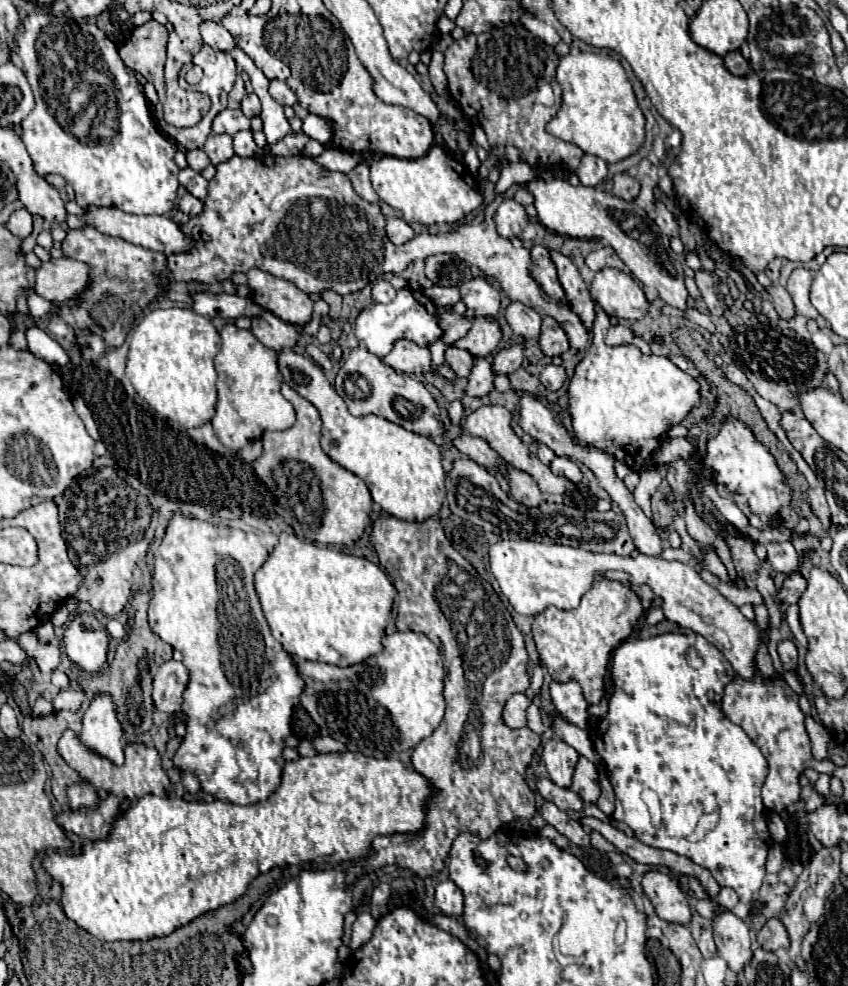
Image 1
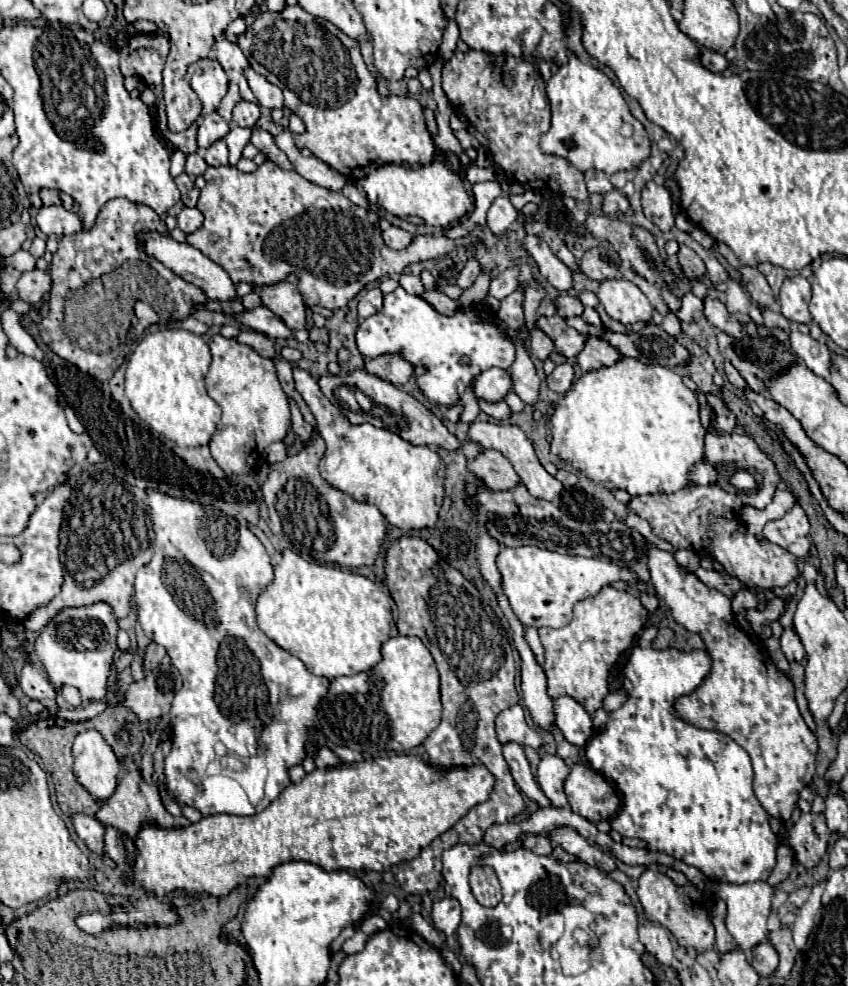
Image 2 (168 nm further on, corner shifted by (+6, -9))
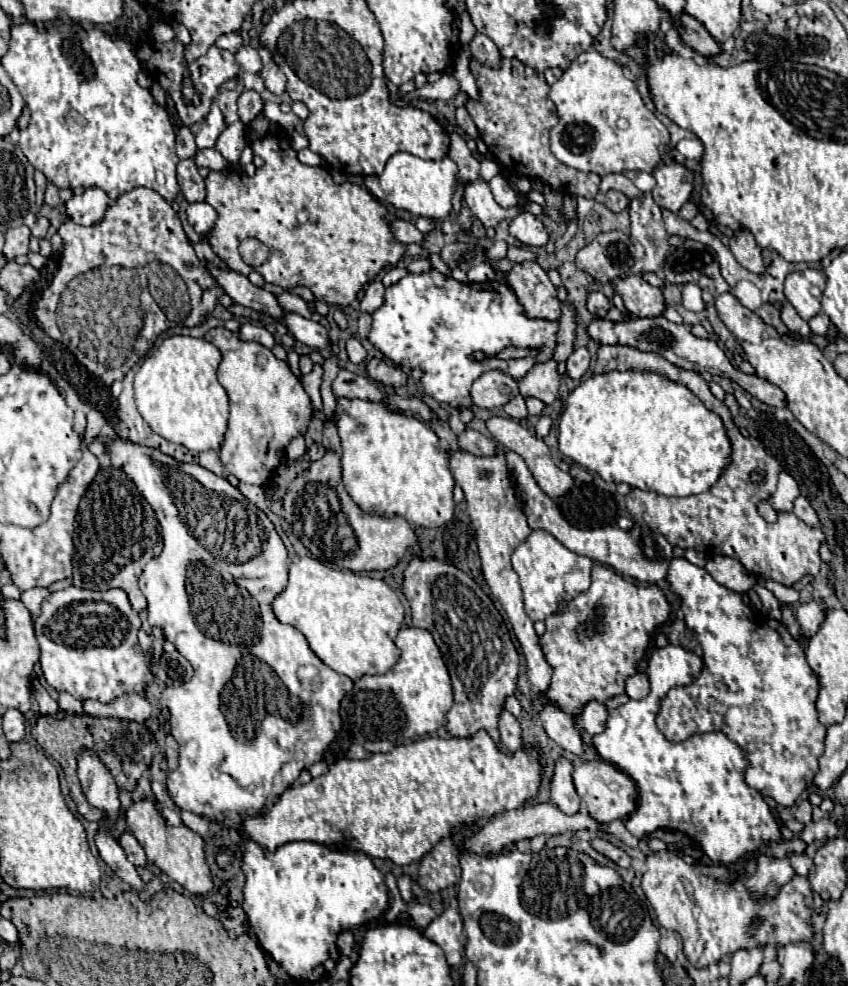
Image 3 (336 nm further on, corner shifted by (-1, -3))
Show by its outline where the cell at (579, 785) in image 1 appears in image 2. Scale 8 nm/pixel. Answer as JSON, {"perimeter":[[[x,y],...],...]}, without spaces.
{"perimeter":[[[582,763],[572,767],[564,783],[564,791],[568,795],[570,809],[592,823],[610,819],[620,807],[616,789],[600,773]]]}

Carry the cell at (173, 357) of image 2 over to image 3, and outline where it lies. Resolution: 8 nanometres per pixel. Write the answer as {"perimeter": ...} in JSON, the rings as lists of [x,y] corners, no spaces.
{"perimeter":[[[167,337],[135,373],[135,403],[147,425],[167,441],[191,451],[219,449],[227,431],[229,397],[217,381],[221,353],[215,345],[195,337]]]}

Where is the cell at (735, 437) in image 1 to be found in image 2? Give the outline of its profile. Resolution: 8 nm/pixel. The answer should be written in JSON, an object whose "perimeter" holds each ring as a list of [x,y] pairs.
{"perimeter":[[[736,469],[736,471],[732,473],[732,477],[730,477],[730,483],[732,483],[738,491],[742,491],[742,493],[752,493],[752,491],[756,491],[756,479],[754,479],[754,475],[752,475],[748,469]]]}

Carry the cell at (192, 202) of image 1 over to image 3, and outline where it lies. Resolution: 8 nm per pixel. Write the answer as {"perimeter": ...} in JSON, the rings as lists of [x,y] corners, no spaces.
{"perimeter":[[[191,203],[187,209],[187,219],[193,225],[193,229],[203,235],[209,233],[217,221],[217,211],[209,203]]]}

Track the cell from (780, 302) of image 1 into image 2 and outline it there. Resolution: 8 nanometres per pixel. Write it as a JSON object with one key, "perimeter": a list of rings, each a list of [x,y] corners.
{"perimeter":[[[742,267],[740,269],[740,275],[742,275],[742,281],[744,281],[744,287],[746,291],[750,293],[752,301],[756,301],[758,305],[762,307],[770,307],[776,299],[774,299],[774,293],[766,281],[766,277],[758,271],[758,269],[752,269],[752,267]]]}

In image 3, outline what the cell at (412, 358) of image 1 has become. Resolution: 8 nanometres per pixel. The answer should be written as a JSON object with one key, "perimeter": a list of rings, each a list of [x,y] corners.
{"perimeter":[[[371,359],[365,369],[367,369],[367,375],[369,375],[373,381],[377,381],[377,383],[391,385],[391,387],[395,387],[395,389],[405,387],[407,375],[405,375],[401,369],[397,369],[395,365],[383,361],[383,359]]]}

